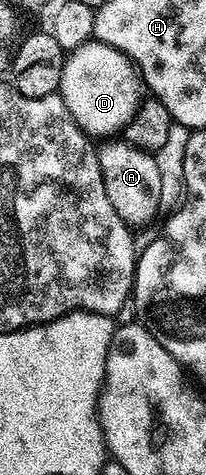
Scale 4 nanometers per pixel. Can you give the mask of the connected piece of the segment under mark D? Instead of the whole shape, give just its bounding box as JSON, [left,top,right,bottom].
[58,39,144,139]

